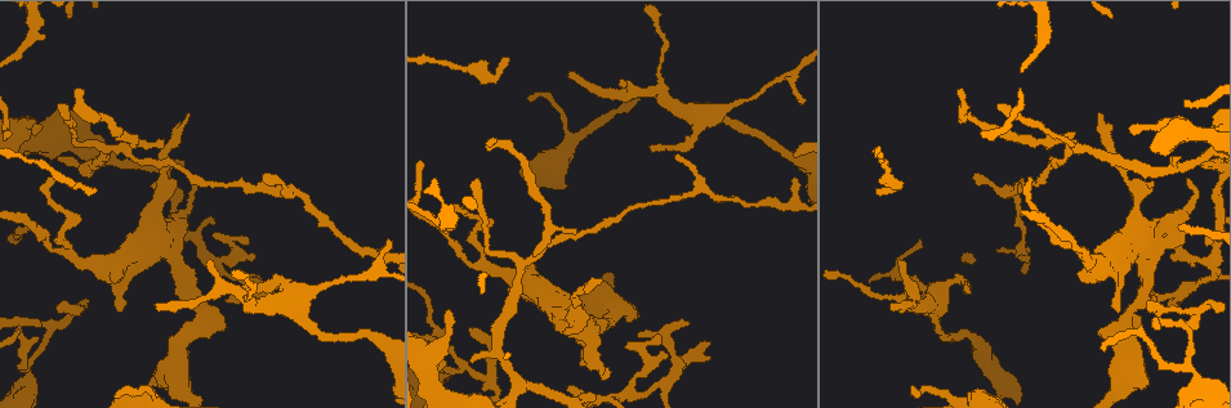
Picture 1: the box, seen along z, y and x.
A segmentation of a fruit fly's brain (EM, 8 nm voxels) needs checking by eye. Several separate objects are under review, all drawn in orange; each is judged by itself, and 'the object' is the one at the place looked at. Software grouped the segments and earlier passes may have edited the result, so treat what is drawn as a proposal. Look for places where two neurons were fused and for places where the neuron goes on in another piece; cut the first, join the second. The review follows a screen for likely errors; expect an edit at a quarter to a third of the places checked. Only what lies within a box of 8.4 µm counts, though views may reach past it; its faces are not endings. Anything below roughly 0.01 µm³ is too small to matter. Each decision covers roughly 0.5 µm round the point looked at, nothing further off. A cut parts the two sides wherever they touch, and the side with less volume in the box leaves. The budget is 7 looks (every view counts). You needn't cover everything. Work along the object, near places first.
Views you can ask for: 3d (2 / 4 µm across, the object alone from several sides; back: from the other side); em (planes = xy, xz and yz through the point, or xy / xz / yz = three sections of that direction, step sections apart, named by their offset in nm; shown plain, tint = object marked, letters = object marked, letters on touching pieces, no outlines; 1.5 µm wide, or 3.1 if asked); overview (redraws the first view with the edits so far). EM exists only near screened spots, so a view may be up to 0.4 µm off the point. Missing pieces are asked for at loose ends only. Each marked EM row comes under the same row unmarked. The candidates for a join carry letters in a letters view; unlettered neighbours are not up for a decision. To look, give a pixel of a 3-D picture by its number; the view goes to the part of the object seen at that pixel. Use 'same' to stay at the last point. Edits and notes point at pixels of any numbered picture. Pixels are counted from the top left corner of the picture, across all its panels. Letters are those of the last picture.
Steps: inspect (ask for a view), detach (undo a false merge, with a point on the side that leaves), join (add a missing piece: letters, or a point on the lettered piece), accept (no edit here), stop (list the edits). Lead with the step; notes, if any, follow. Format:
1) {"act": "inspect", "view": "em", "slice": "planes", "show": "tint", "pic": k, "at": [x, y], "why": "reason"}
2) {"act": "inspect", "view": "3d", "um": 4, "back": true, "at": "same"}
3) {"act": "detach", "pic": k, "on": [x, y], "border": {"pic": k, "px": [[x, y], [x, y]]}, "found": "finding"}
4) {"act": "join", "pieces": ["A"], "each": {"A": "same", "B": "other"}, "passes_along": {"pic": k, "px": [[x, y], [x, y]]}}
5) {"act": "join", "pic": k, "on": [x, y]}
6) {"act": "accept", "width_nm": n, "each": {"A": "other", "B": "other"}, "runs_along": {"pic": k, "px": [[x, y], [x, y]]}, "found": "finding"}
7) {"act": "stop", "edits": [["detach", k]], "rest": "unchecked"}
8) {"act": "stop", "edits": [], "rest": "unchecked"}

{"act": "inspect", "view": "em", "slice": "planes", "show": "letters", "pic": 1, "at": [463, 214], "why": "free end"}

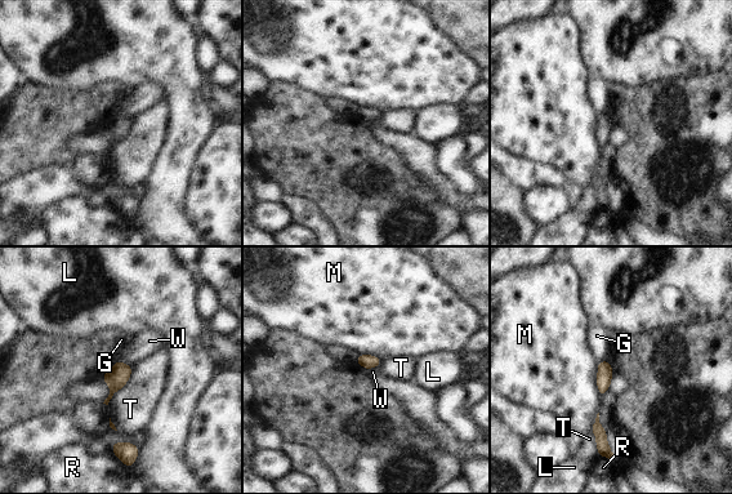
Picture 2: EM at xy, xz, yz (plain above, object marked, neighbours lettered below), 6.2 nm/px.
{"act": "accept", "each": {"G": "other", "L": "other", "M": "other", "R": "other", "T": "other", "W": "other"}, "border": {"pic": 2, "px": [[117, 360], [132, 366]]}, "found": "none of them fits"}

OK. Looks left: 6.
{"act": "inspect", "view": "3d", "um": 4, "pic": 1, "at": [614, 313], "why": "sharp bend"}

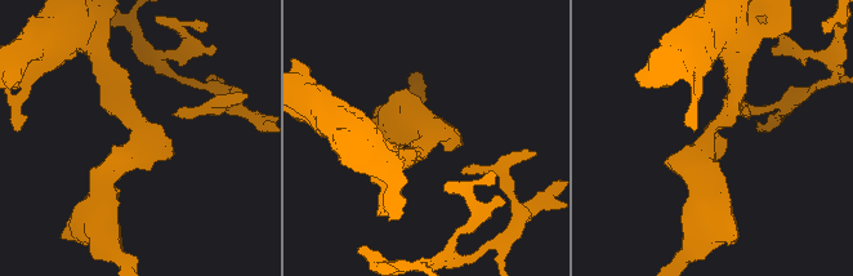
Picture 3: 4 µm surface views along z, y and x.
{"act": "inspect", "view": "em", "slice": "yz", "step": 4, "show": "tint", "pic": 3, "at": [715, 128]}

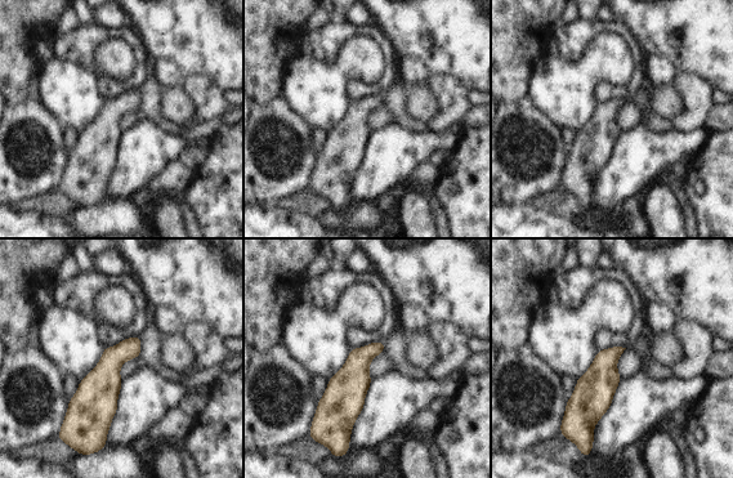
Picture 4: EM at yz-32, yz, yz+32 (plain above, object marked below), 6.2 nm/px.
{"act": "inspect", "view": "em", "slice": "planes", "show": "letters", "at": "same"}

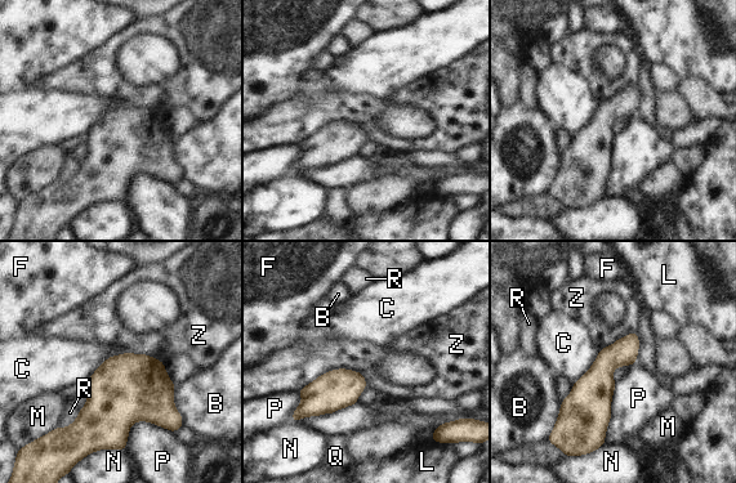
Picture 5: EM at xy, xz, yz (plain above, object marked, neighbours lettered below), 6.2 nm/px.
{"act": "accept", "width_nm": 220, "longest_contact_nm": ["Z", 440], "each": {"B": "other", "C": "other", "F": "other", "L": "other", "M": "other", "N": "other", "P": "other", "Q": "other", "R": "other", "Z": "other"}, "found": "one neuron here"}

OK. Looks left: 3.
{"act": "inspect", "view": "em", "slice": "xy", "step": 8, "show": "tint", "pic": 1, "at": [893, 306], "why": "thin end"}

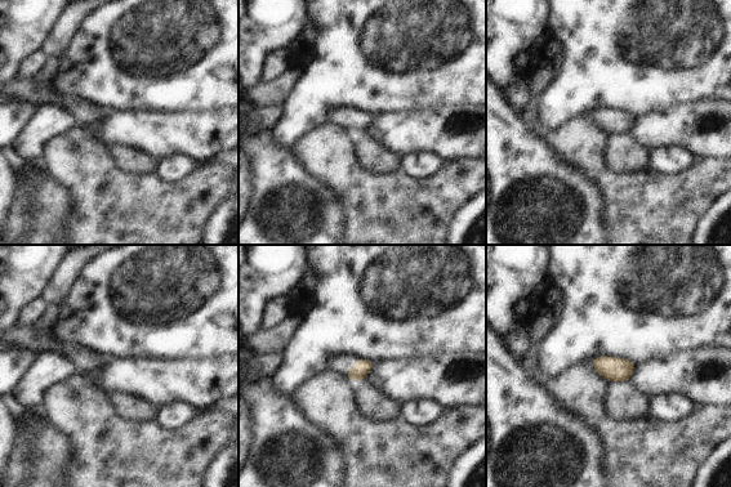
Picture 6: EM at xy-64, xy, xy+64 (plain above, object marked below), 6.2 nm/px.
{"act": "inspect", "view": "em", "slice": "xy", "step": 8, "show": "letters", "at": "same", "why": "see the neighbours"}

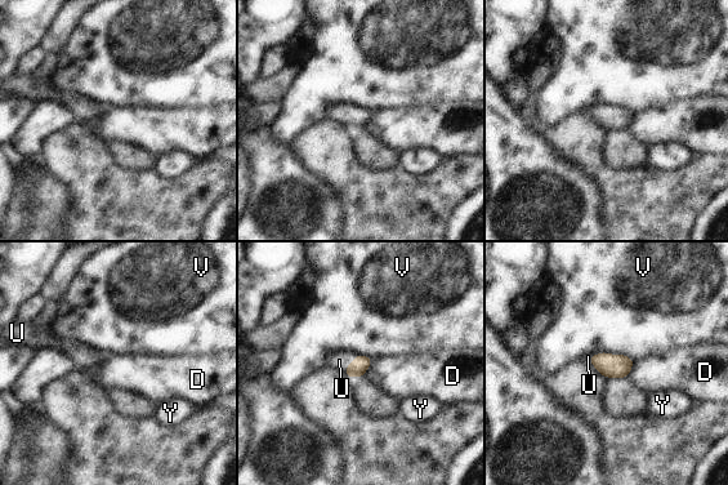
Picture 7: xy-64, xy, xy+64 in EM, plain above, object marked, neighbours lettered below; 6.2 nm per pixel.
{"act": "join", "pieces": ["U"], "width_nm": 110, "each": {"D": "other", "U": "same", "V": "other", "Y": "other"}, "passes_along": {"pic": 7, "px": [[357, 368], [349, 364], [339, 360]]}, "found": "the neuron continues"}

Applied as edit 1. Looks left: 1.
{"act": "stop", "edits": [["join", 7]], "rest": "unchecked"}

